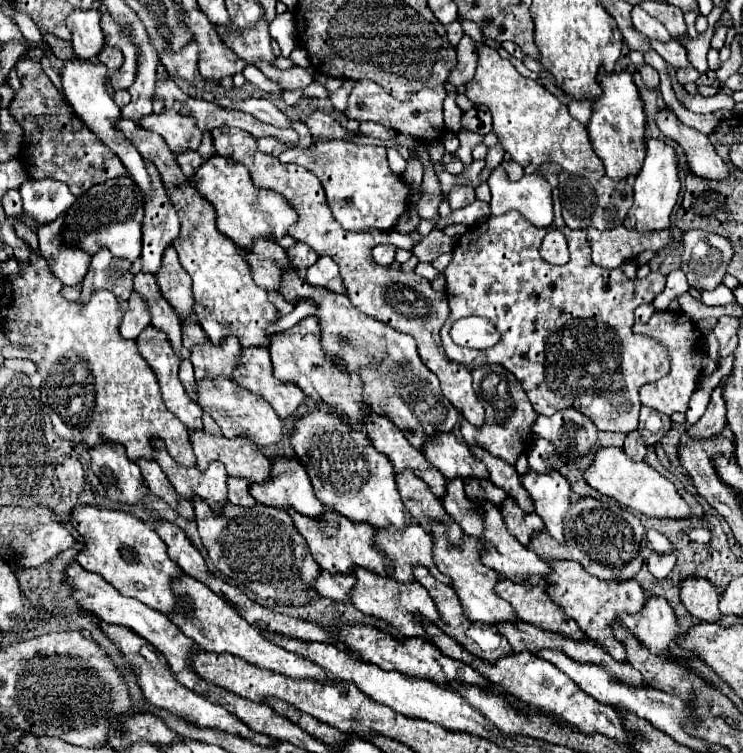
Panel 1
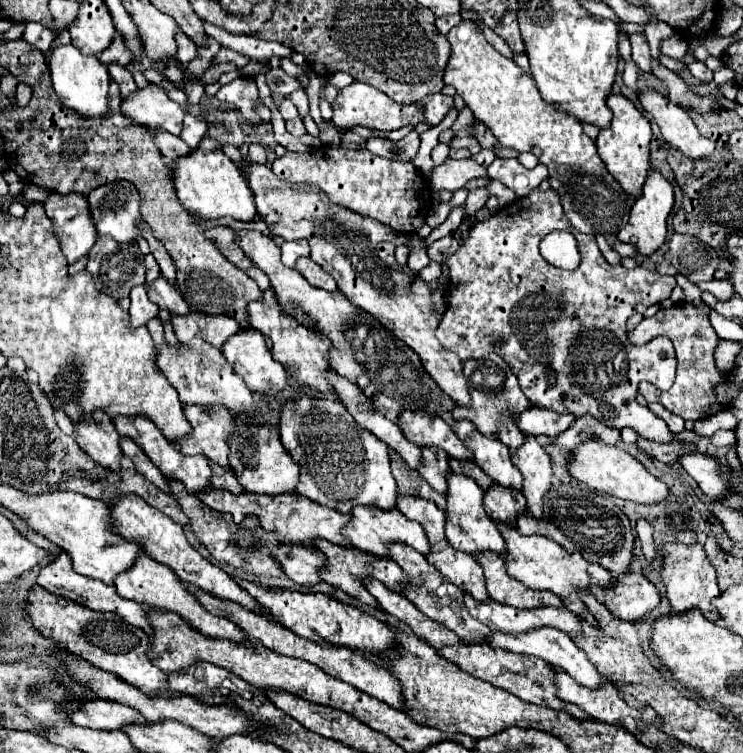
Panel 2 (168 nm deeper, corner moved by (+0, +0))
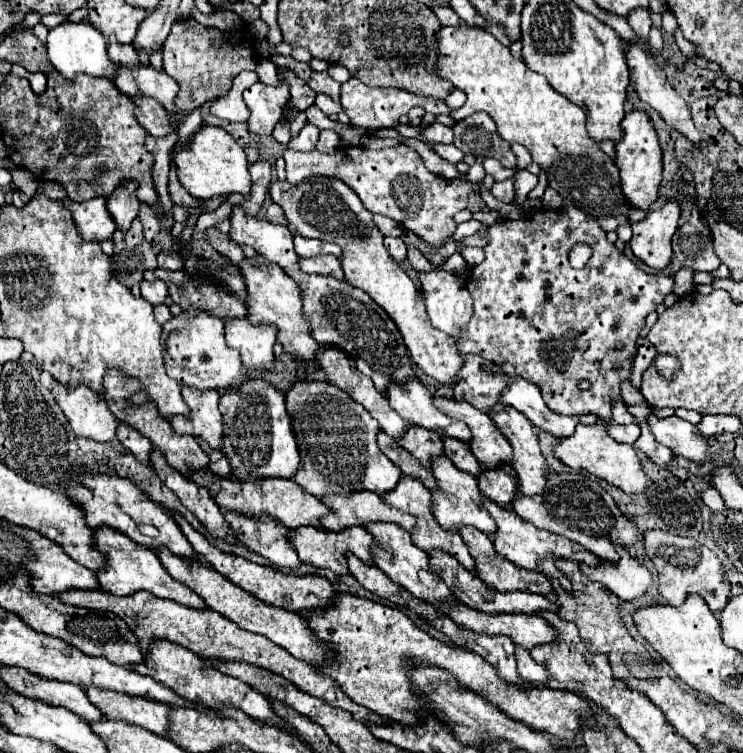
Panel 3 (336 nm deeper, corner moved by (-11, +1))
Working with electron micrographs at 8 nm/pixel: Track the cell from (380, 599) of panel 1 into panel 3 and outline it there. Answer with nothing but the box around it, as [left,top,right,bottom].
[288,526,372,574]

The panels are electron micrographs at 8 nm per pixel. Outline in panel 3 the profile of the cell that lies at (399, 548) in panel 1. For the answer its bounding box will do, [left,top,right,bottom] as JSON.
[320,492,416,530]

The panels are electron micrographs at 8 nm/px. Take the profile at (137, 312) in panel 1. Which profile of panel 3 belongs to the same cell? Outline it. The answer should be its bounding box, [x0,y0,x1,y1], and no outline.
[140,280,168,306]

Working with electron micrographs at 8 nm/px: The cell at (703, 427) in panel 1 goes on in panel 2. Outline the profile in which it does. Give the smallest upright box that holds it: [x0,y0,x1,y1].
[637,441,697,463]

